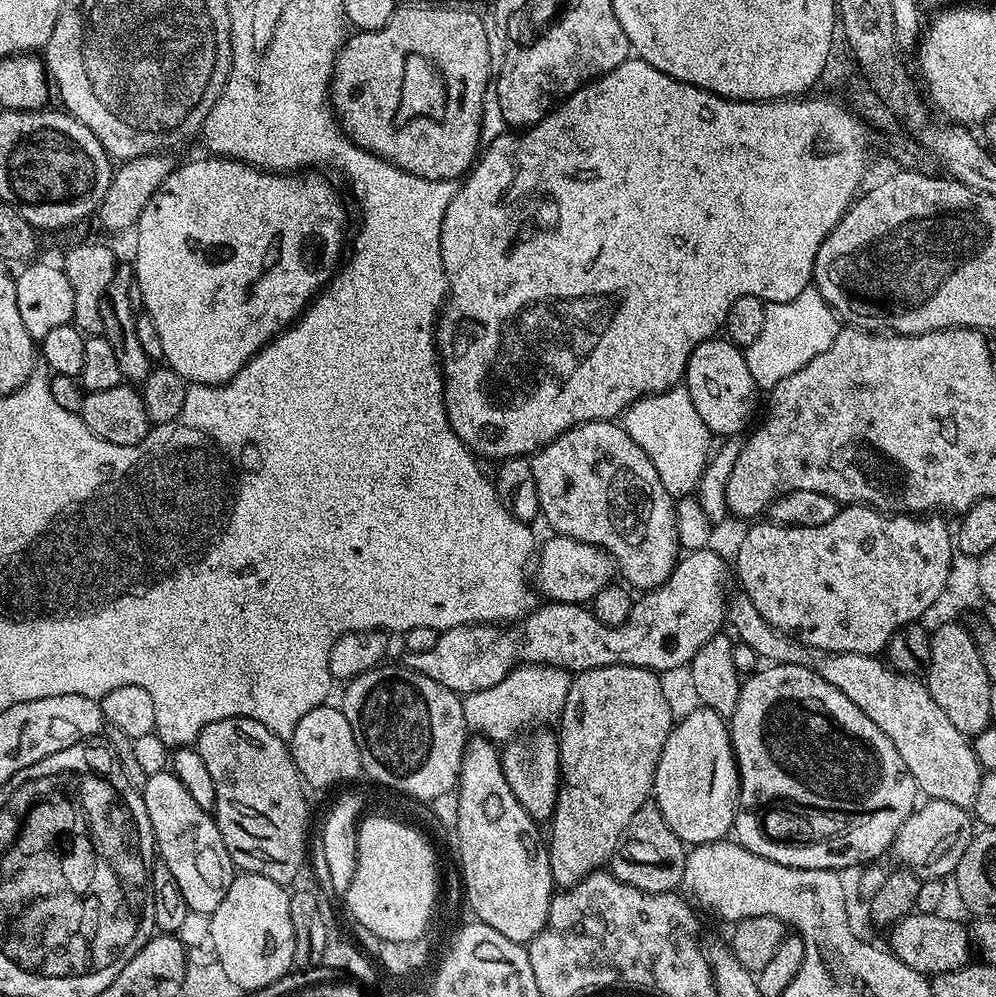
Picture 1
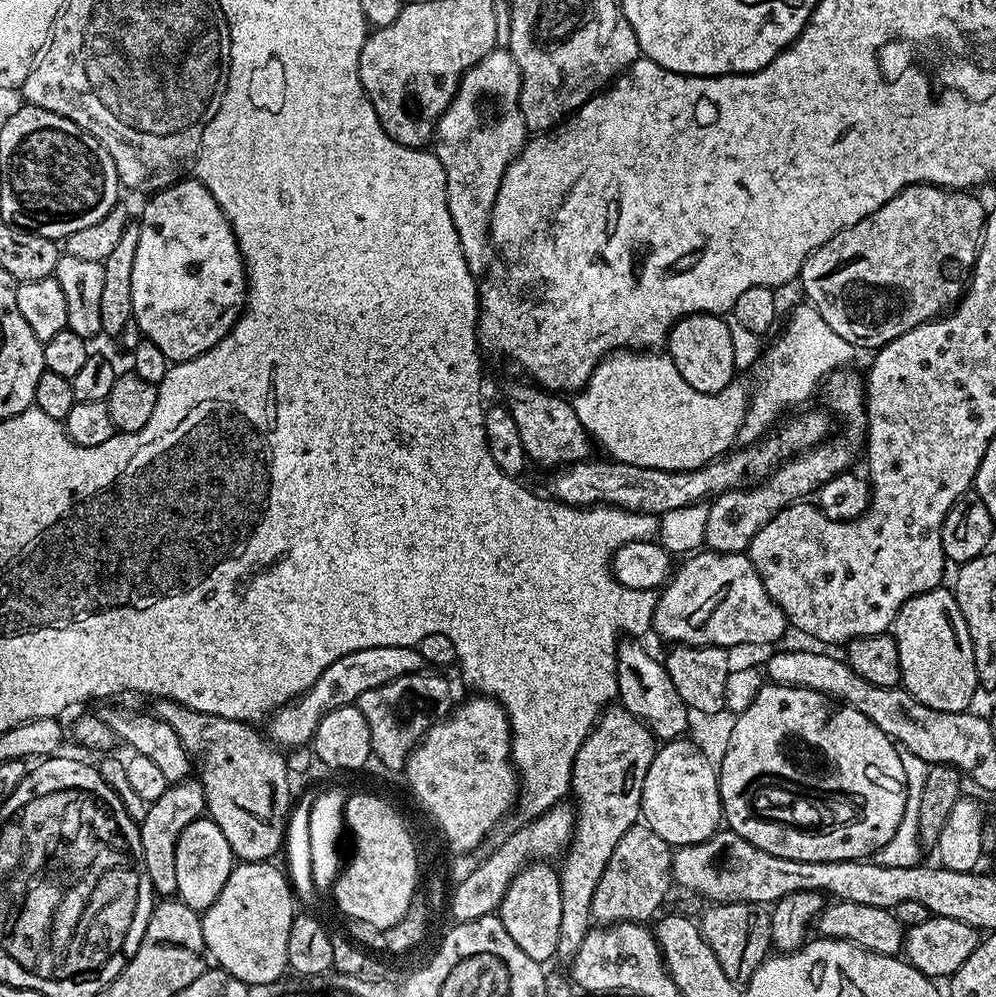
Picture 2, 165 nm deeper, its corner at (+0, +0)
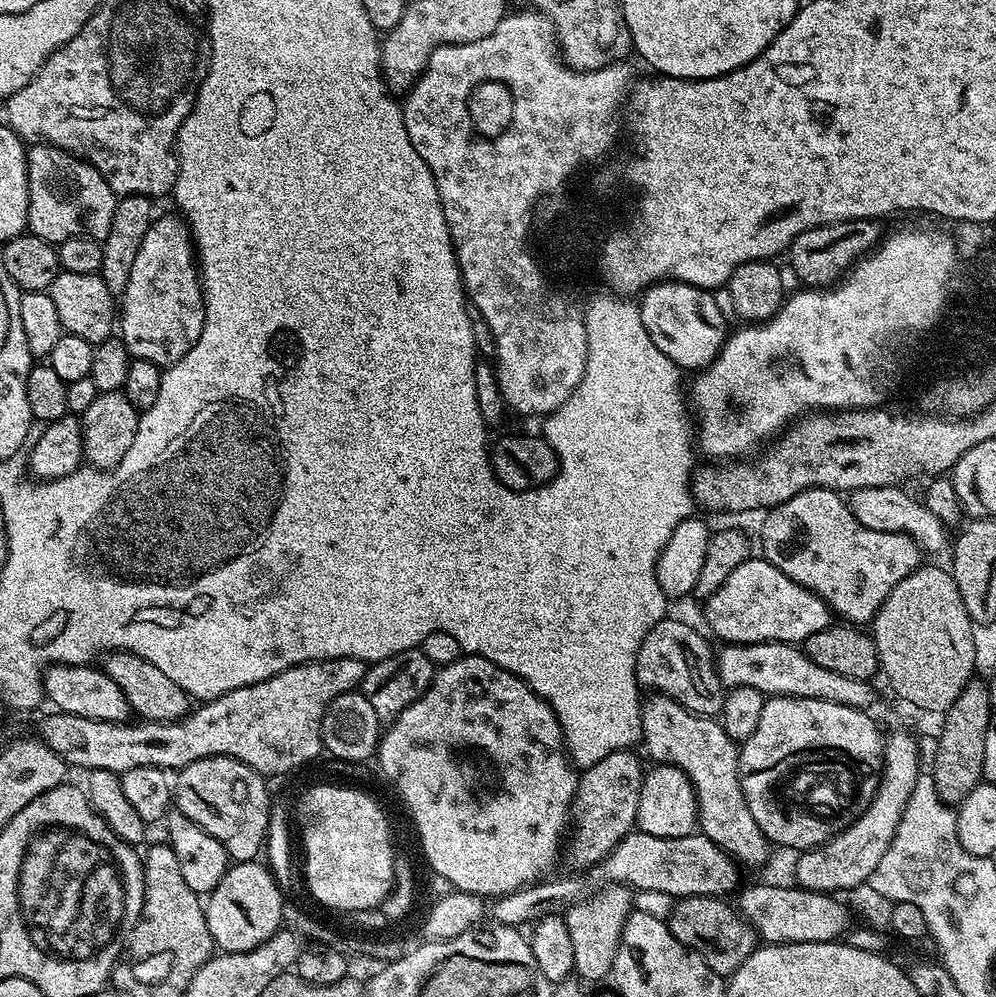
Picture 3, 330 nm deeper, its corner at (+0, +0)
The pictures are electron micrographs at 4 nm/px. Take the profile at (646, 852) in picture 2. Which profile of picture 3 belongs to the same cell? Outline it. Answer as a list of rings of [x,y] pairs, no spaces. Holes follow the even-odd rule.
[[[623,884],[604,886],[595,894],[577,900],[563,913],[570,930],[570,943],[574,946],[575,975],[581,981],[600,980],[603,976],[605,979],[611,973],[626,918],[634,911],[632,896],[634,897],[633,889],[626,888]]]

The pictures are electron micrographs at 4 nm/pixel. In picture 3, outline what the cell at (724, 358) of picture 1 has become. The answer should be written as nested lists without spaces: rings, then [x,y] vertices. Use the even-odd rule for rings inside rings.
[[[681,280],[657,282],[639,297],[638,307],[642,326],[654,338],[654,346],[676,363],[677,368],[703,370],[720,353],[726,339],[726,318],[709,289],[683,284]]]

